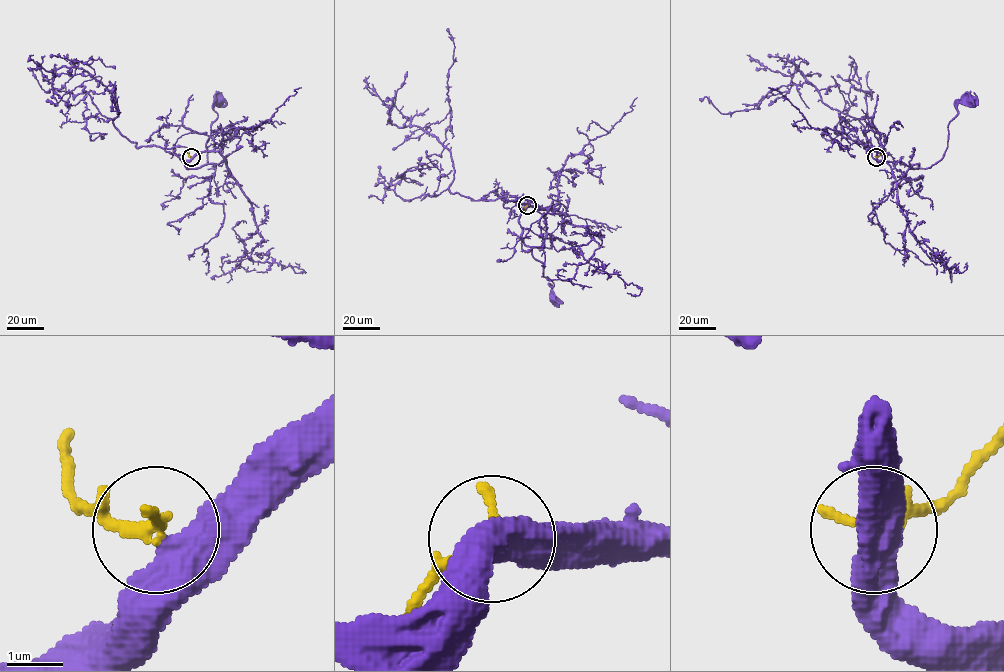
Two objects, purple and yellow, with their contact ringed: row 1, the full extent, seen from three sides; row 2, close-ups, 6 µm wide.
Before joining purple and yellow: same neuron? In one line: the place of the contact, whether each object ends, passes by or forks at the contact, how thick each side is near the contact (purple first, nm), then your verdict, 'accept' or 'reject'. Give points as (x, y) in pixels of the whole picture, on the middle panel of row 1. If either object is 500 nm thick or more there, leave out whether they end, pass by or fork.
at (527, 205); purple passes by; yellow ends there; 460 nm thick on the purple side, 240 nm on the other; accept

